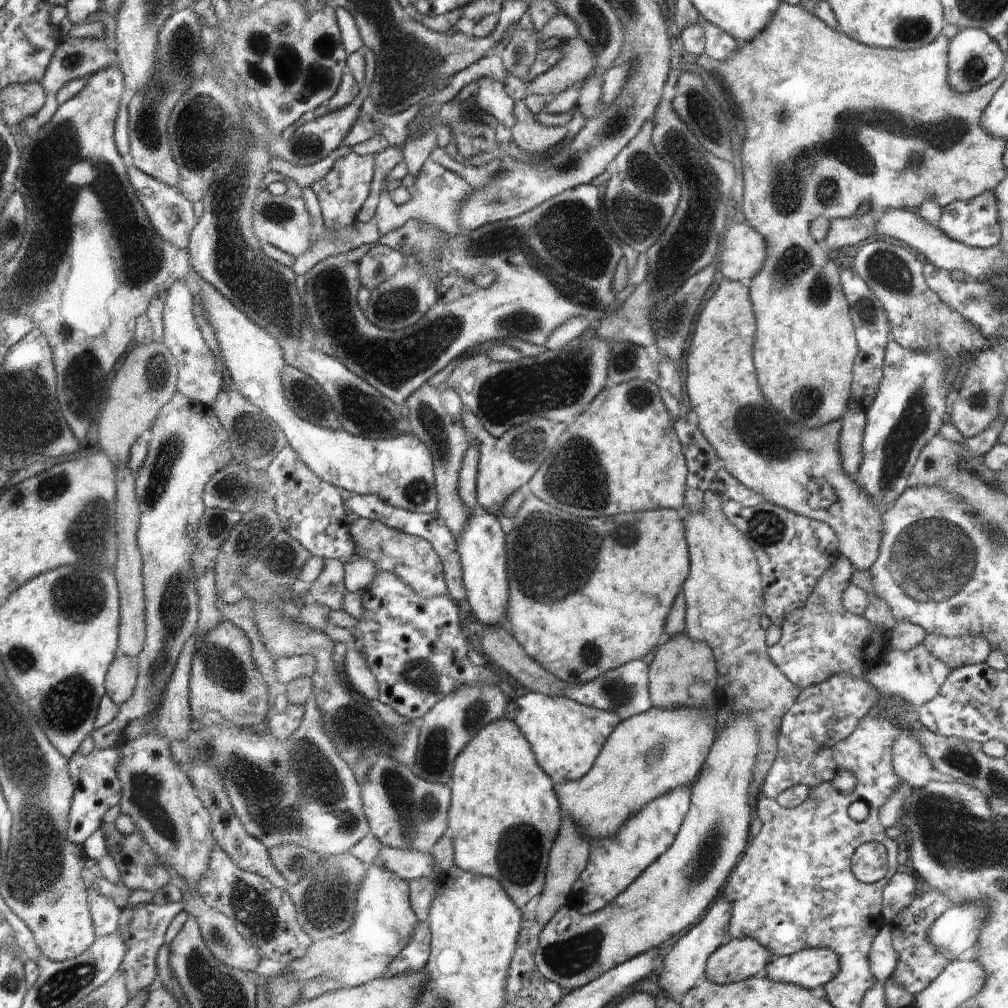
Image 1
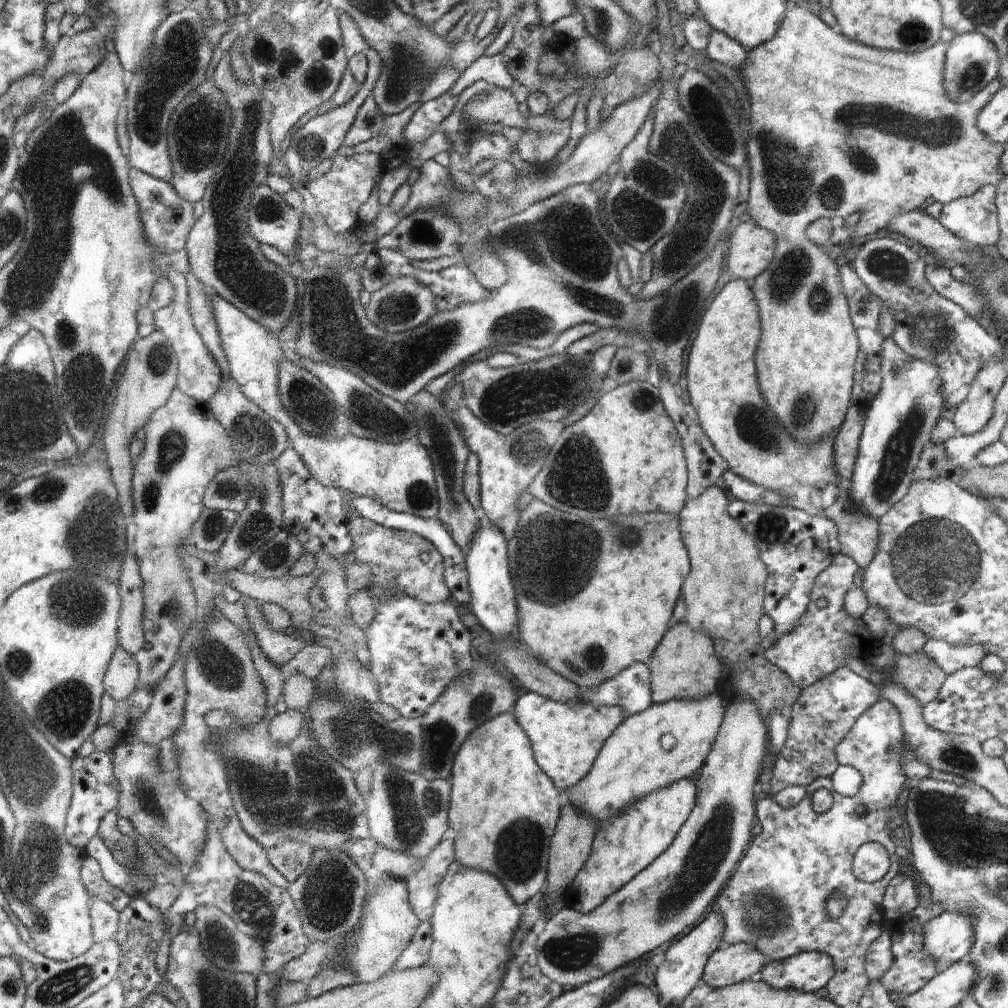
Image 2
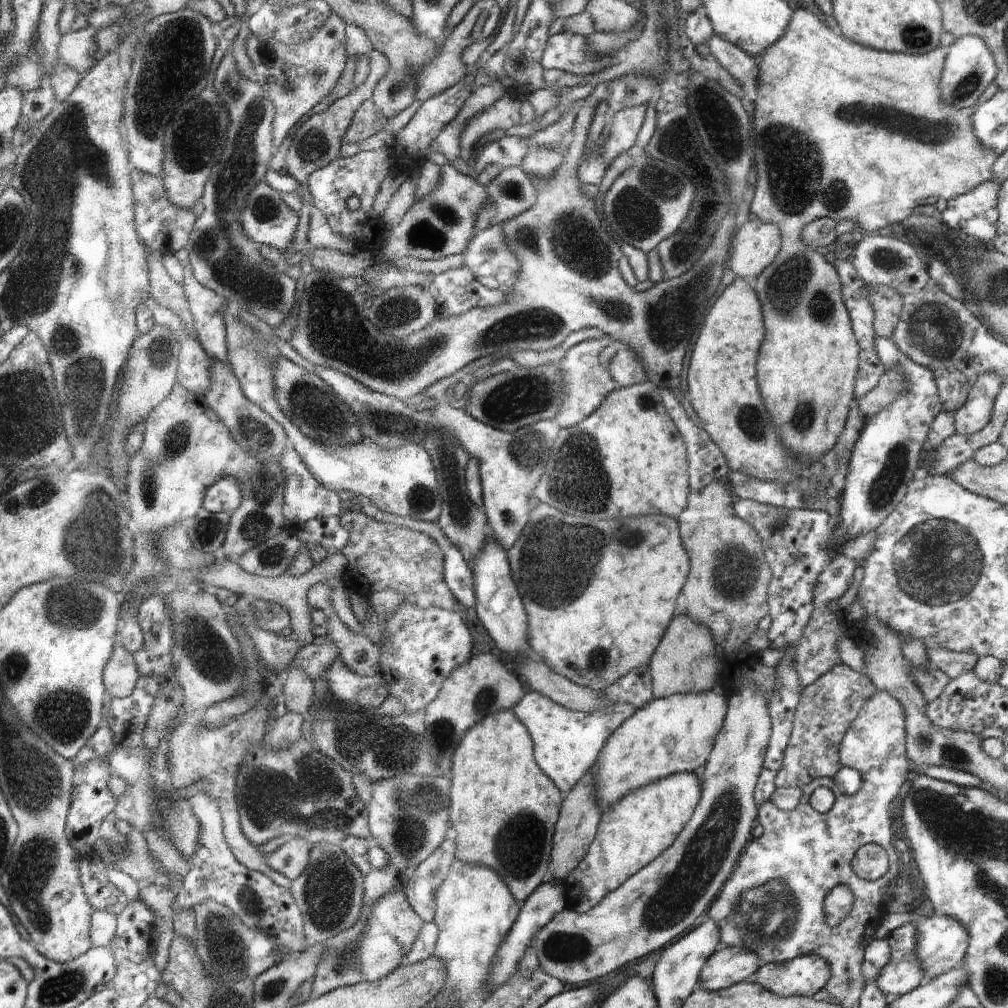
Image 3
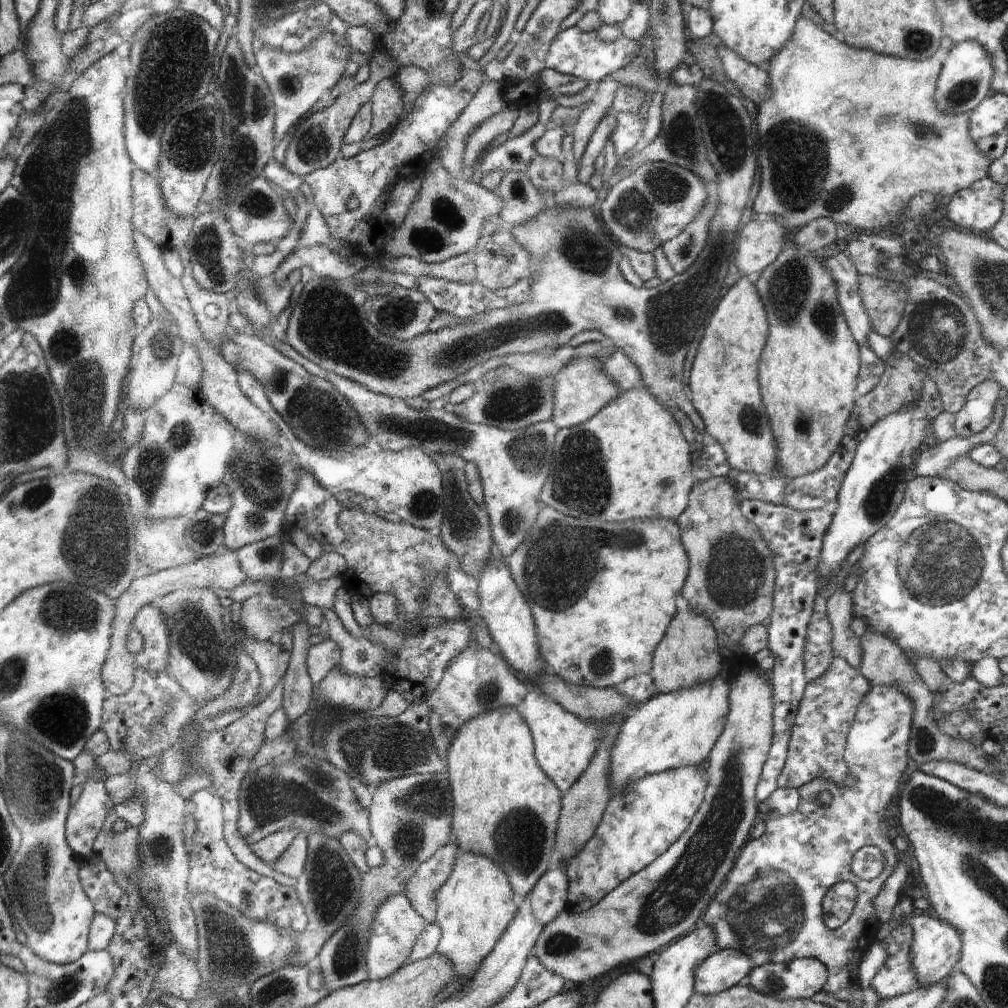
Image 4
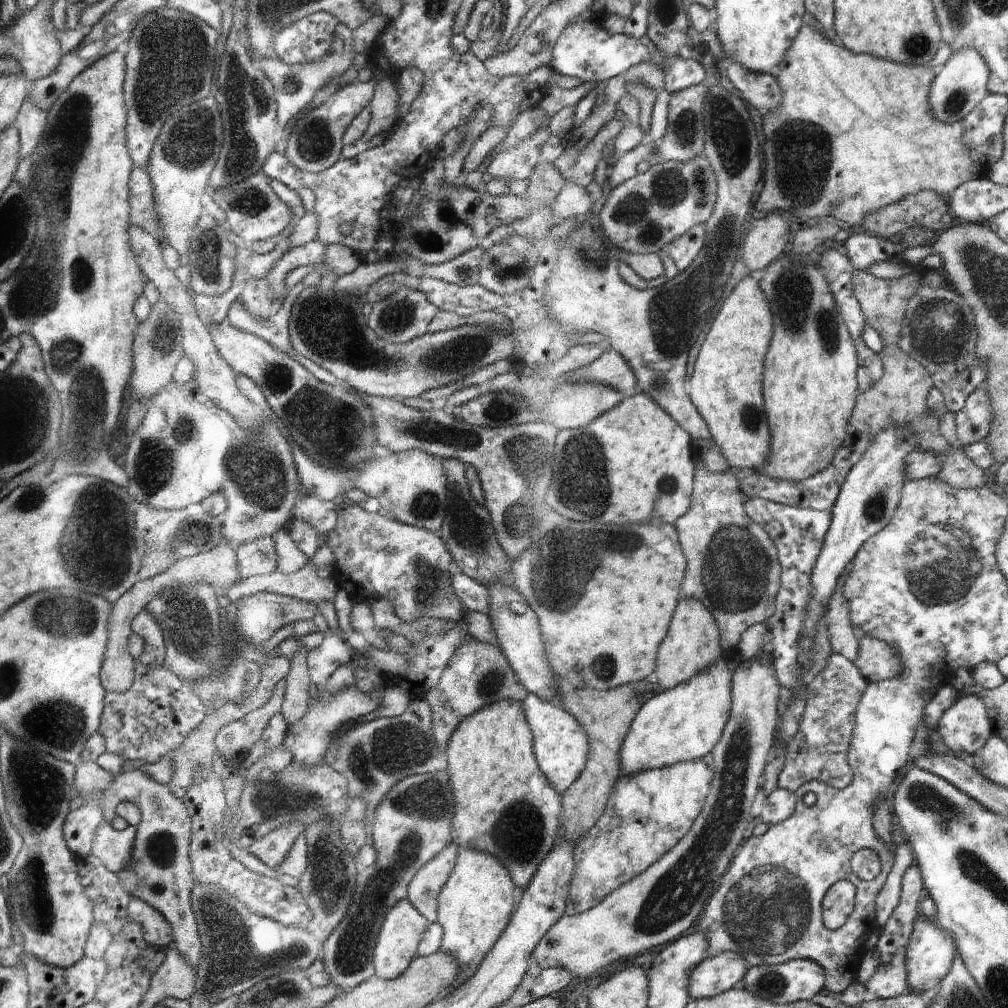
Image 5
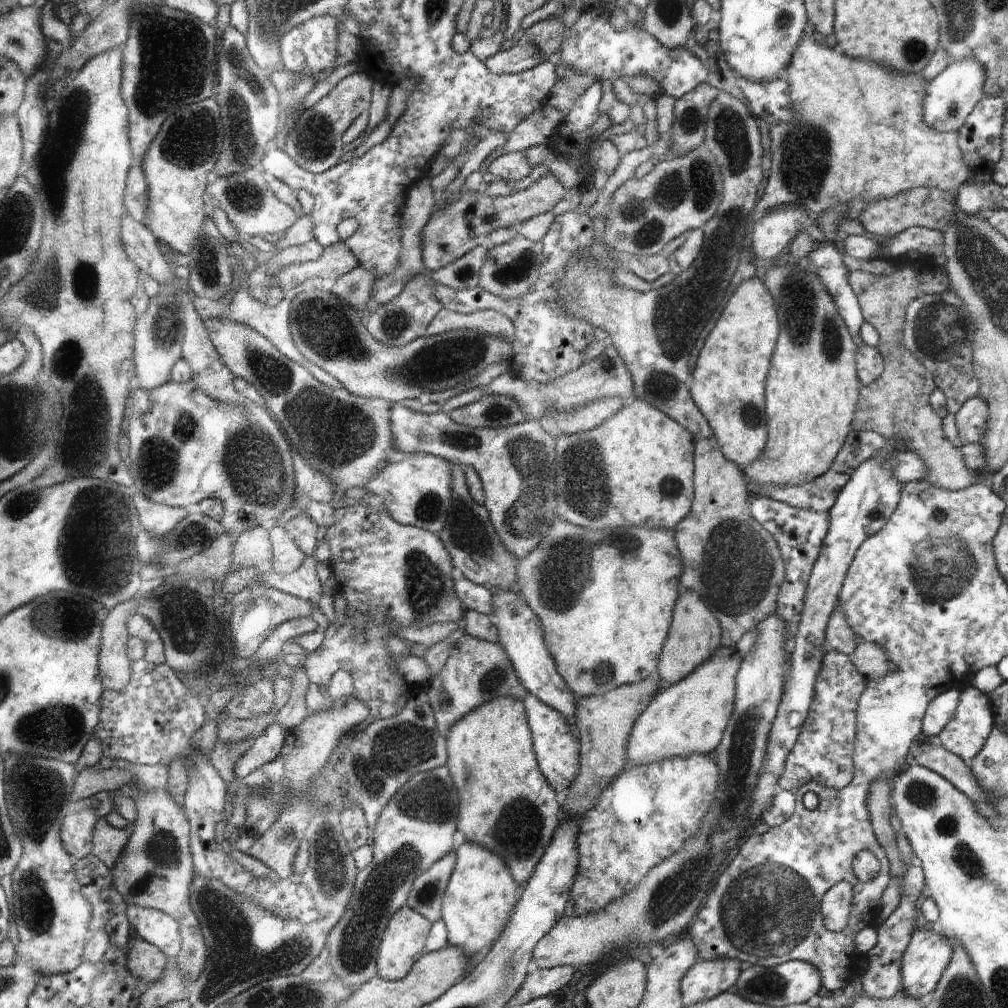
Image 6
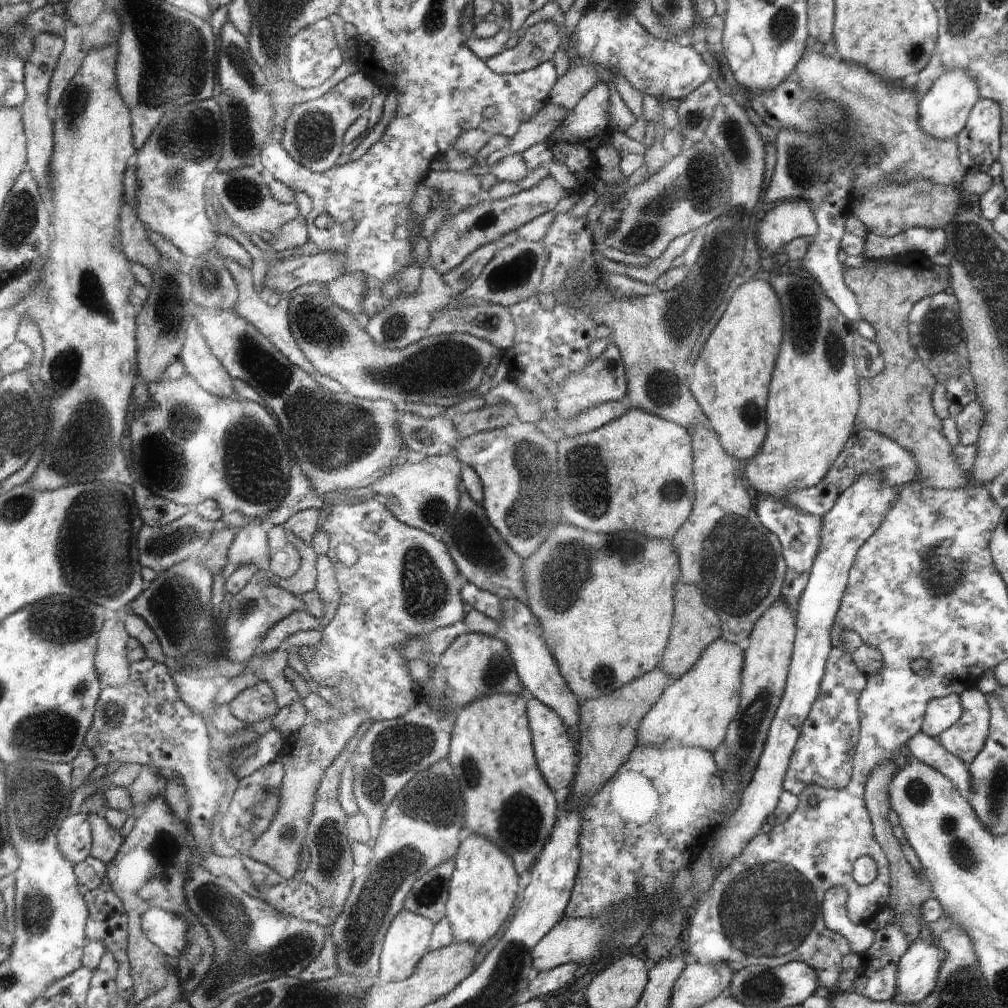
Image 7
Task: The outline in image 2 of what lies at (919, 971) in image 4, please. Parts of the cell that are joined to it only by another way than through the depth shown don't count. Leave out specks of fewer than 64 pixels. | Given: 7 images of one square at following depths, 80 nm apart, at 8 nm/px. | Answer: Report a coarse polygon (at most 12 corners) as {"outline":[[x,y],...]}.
{"outline":[[942,911],[923,928],[937,972],[967,960],[972,918]]}

